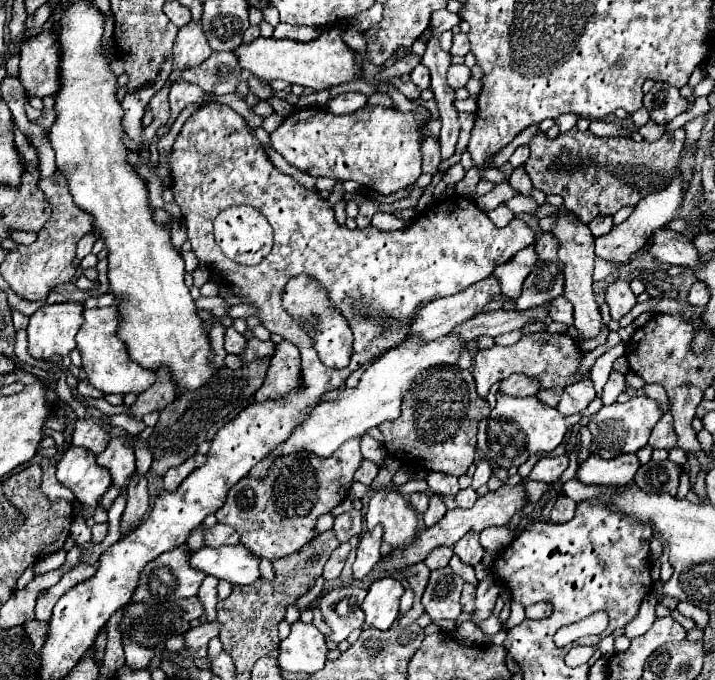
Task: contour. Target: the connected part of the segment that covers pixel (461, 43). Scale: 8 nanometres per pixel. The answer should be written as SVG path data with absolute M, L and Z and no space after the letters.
M456 33L450 53L452 53L452 55L468 55L468 51L470 51L470 41L468 41L468 37L466 37L464 33Z

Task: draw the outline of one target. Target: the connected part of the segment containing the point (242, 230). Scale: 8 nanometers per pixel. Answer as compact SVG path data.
M230 207L214 219L214 237L222 253L242 265L258 265L272 249L272 229L266 217L250 207Z

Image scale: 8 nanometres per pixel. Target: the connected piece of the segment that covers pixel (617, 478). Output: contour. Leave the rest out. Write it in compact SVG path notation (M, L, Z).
M626 453L610 461L598 455L590 455L578 467L578 481L582 481L584 485L617 485L620 487L620 485L628 485L634 479L638 467L640 467L640 461L634 453Z

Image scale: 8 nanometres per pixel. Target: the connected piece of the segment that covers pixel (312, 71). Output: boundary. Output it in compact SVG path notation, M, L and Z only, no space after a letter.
M330 27L320 33L318 39L300 43L290 39L264 39L258 37L246 45L240 45L234 49L234 55L238 57L238 63L244 71L250 71L258 79L270 83L274 79L284 79L290 85L302 85L312 87L314 91L330 89L334 85L354 81L358 75L358 67L354 65L354 51L344 45L340 37L342 29Z

